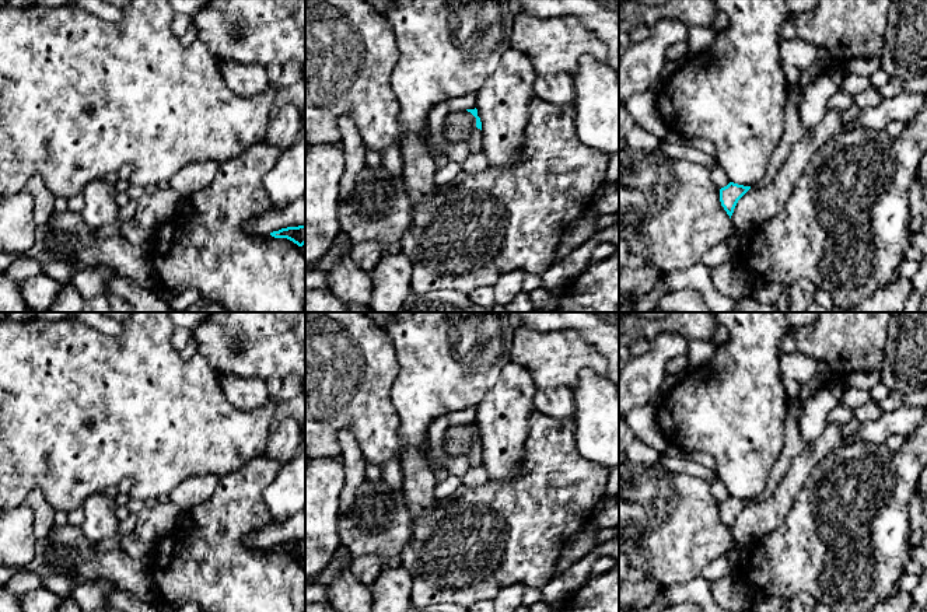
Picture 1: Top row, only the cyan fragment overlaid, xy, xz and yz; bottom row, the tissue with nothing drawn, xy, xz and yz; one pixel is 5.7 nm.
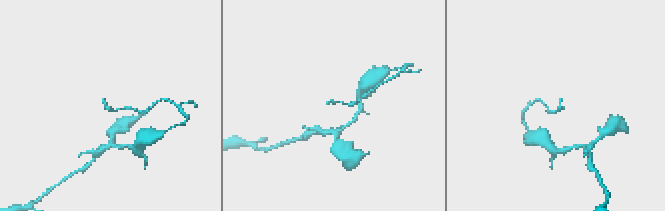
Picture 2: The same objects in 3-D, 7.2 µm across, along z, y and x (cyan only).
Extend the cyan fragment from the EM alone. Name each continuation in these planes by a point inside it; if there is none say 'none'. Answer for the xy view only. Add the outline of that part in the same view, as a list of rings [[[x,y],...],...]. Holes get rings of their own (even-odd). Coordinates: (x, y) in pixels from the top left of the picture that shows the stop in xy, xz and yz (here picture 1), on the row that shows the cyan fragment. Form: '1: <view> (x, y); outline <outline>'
none

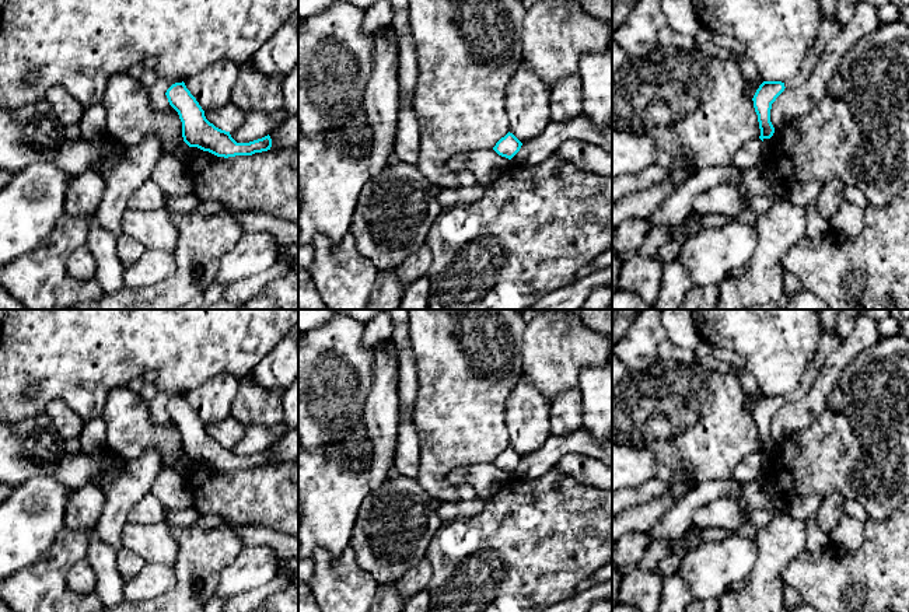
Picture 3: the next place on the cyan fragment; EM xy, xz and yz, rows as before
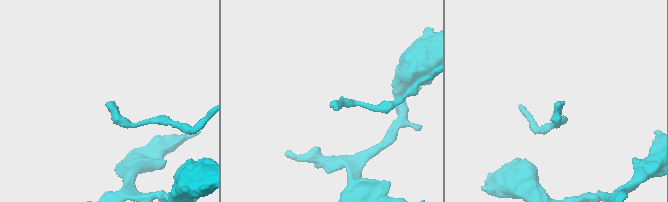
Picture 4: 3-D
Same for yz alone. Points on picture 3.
none

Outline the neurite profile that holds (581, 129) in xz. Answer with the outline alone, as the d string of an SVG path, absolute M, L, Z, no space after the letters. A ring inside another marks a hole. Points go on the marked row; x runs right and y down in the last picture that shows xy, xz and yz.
M584 112L563 123L550 122L538 137L522 143L511 162L520 168L535 167L570 140L595 144L612 153L612 123L598 126Z

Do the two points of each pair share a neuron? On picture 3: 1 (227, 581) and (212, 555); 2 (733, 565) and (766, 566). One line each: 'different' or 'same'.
1: different
2: different

